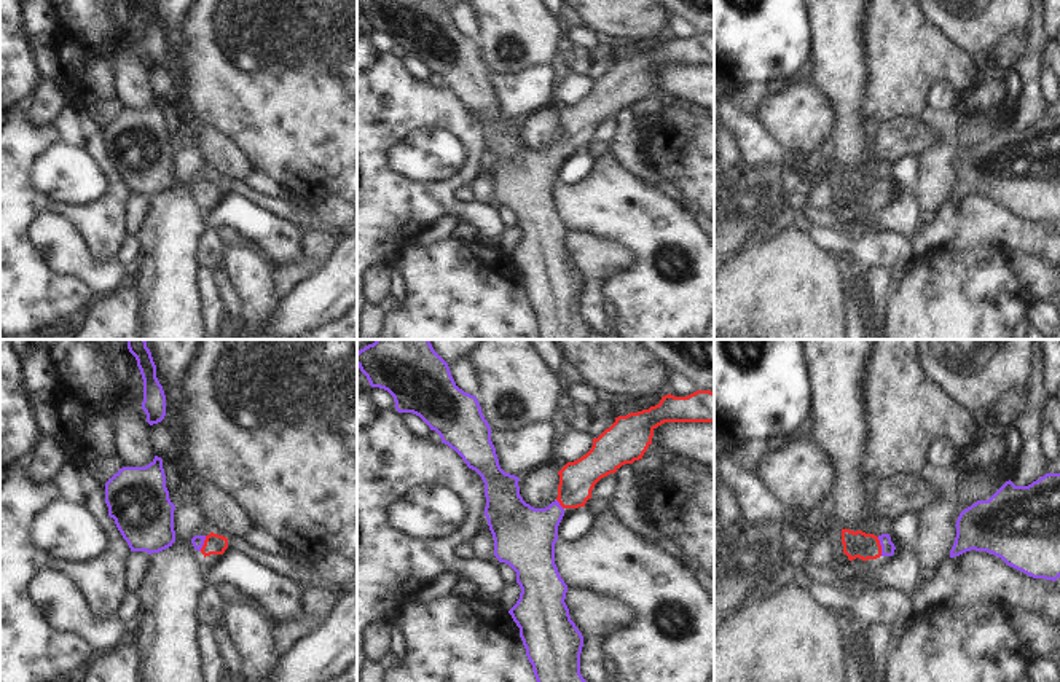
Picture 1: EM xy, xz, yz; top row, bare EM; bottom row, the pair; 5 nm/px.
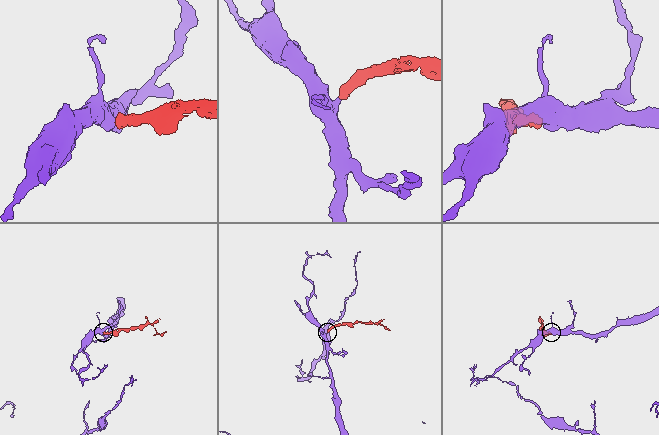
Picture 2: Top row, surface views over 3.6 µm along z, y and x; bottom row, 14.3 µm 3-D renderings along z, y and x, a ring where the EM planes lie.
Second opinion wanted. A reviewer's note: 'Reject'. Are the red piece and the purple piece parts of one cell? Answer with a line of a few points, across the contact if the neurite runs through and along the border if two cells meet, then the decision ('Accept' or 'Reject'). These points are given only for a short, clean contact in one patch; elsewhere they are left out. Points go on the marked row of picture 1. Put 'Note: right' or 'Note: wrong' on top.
Note: wrong
Line: yz (858, 544), (880, 547), (888, 547). Accept.

